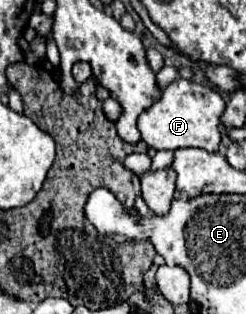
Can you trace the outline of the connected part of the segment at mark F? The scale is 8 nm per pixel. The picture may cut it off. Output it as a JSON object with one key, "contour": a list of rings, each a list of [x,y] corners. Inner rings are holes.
{"contour":[[[177,79],[167,87],[163,87],[161,97],[139,115],[137,127],[143,141],[155,151],[163,151],[163,149],[175,151],[183,147],[217,151],[221,143],[221,133],[219,133],[221,113],[223,113],[223,99],[217,89],[203,87],[187,79]]]}

